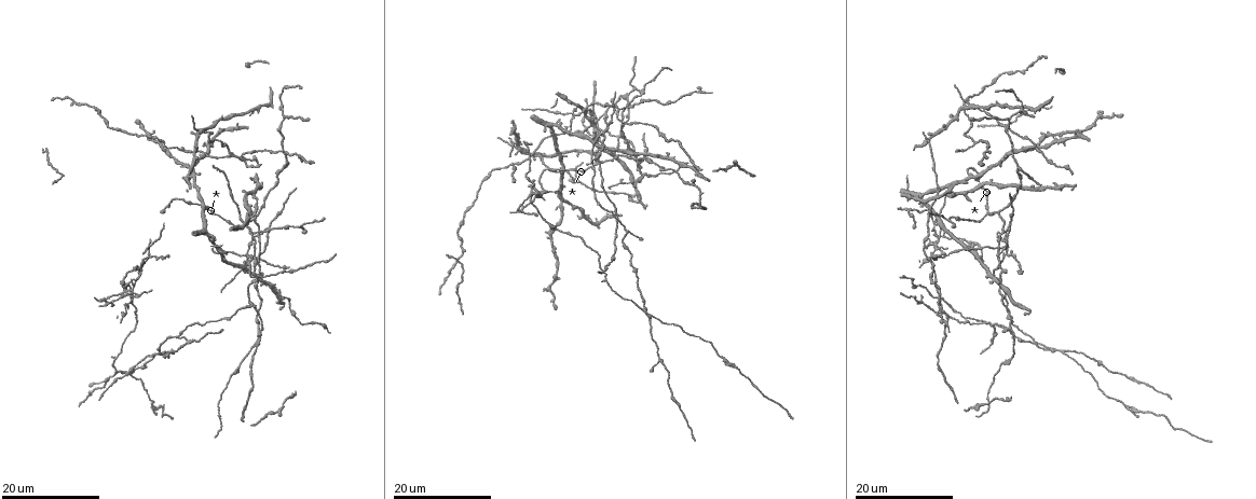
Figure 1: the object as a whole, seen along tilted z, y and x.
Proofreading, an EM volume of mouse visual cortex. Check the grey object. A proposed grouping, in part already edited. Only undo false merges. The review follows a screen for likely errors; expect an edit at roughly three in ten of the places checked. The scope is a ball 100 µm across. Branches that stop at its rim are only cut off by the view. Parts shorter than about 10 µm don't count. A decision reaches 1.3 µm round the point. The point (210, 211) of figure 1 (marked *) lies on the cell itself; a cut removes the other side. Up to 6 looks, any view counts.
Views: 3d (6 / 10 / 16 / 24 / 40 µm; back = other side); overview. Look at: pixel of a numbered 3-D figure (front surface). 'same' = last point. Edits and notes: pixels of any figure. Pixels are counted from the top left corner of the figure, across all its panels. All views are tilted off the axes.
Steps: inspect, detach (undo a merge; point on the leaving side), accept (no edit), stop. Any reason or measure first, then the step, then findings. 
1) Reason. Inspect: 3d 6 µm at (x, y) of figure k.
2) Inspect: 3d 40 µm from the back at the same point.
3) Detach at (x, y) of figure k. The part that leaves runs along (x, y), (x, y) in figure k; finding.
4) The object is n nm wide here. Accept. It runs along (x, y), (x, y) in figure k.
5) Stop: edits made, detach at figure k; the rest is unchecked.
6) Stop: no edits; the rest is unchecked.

Three arms meet. Inspect: 3d 24 µm at (929, 260) of figure 1.

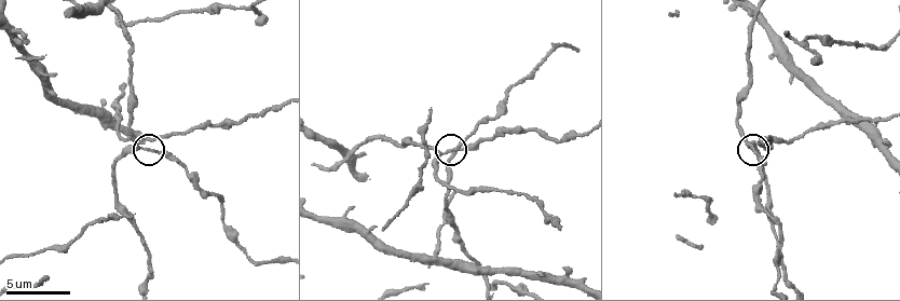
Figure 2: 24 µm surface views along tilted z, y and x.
Inspect: 3d 10 µm at (152, 148) of figure 2.

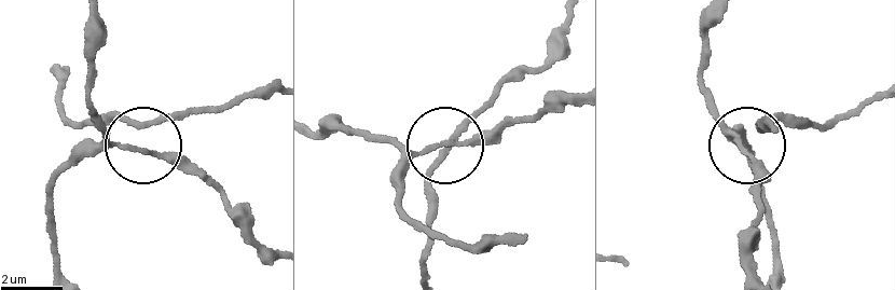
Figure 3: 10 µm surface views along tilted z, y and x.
The object is 120 nm wide here. Accept. All the same cell.

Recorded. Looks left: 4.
Sudden change in width. Inspect: 3d 16 µm at (1000, 273) of figure 1.

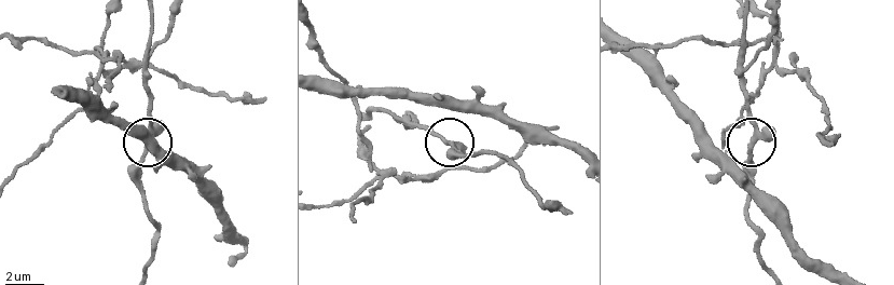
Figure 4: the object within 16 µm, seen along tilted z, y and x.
Inspect: 3d 10 µm at (751, 144) of figure 4.

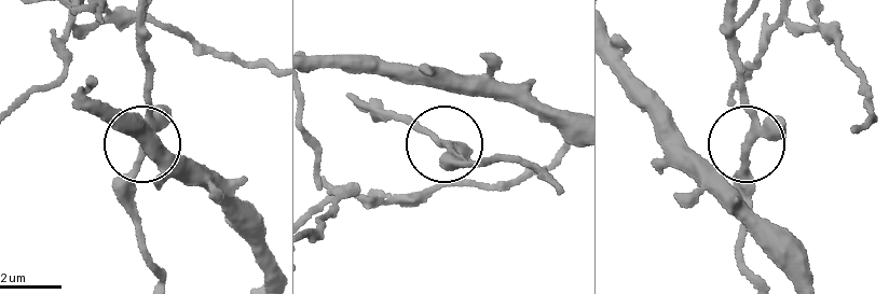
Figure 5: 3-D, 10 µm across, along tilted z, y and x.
The object is 230 nm wide here. Accept. Continuous, no second cell.

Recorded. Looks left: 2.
Three arms meet. Inspect: 3d 24 µm at (1000, 253) of figure 1.

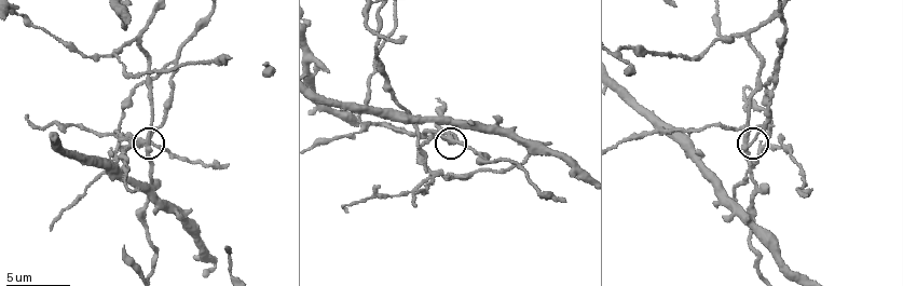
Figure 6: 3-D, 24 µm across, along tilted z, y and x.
Inspect: 3d 6 µm at (751, 140) of figure 6.

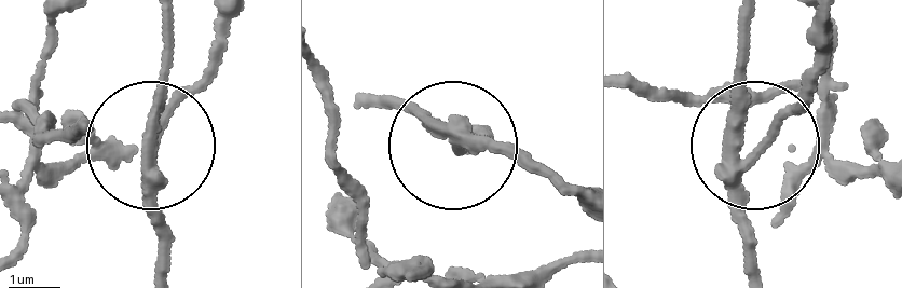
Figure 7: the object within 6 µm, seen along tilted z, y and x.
The object is 170 nm wide here. Detach at (177, 106) of figure 7. The part that leaves runs along (148, 172), (222, 21) in figure 7; a second cell is stuck on.

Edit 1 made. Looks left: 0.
Stop: edits made, detach at figure 7; the rest is unchecked.

